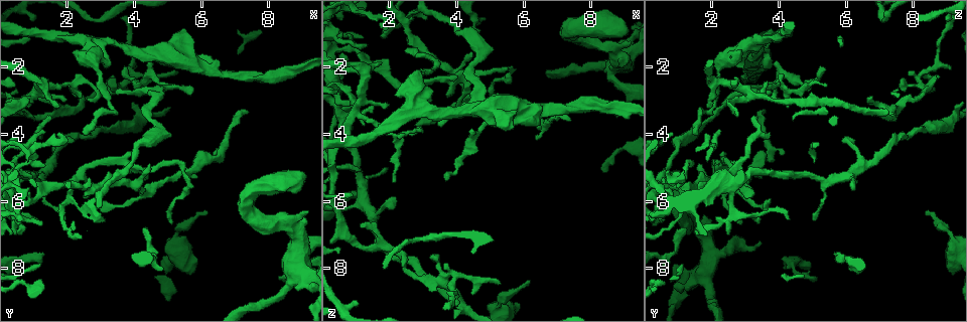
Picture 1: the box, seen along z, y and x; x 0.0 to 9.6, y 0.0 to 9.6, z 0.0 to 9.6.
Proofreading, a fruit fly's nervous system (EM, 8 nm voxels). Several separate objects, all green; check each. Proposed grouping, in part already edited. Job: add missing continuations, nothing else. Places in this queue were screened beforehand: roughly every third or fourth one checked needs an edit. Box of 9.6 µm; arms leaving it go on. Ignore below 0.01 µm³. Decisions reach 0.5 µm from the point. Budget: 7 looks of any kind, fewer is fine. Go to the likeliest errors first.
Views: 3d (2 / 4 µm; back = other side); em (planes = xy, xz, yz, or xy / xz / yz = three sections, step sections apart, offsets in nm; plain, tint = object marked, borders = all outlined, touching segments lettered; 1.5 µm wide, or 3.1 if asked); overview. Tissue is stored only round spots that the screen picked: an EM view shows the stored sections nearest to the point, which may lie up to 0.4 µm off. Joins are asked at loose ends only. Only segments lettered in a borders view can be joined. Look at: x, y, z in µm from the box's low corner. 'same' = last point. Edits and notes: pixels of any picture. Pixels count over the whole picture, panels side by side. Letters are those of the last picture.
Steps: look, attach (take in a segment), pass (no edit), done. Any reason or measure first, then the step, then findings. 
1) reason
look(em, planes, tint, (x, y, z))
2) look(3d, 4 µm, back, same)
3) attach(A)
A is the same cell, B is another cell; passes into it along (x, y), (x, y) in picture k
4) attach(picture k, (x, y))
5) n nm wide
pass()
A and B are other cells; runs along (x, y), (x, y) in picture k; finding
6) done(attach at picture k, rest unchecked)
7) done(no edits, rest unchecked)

tapers out
look(3d, 2 µm, (4.30, 6.75, 1.20))

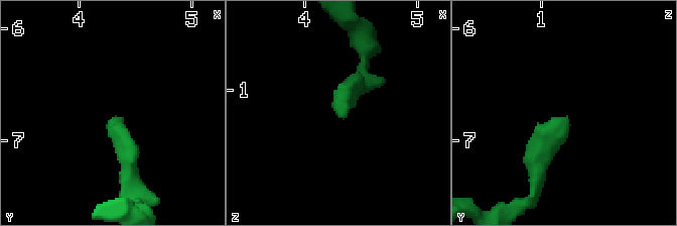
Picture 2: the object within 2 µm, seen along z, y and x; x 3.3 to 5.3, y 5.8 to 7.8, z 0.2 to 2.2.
shape alone is not enough
look(em, planes, borders, (4.30, 6.80, 1.24))

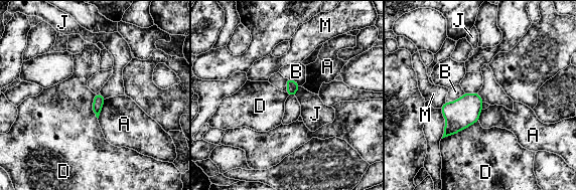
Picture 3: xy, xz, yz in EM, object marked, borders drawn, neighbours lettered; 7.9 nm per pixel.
90 nm wide
pass()
A, B, D, J and M are other cells; border along (477, 120), (442, 139) in picture 3; none of them fits

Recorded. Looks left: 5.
branch stops here
look(em, xy, step 8, tint, (2.25, 1.70, 2.80))

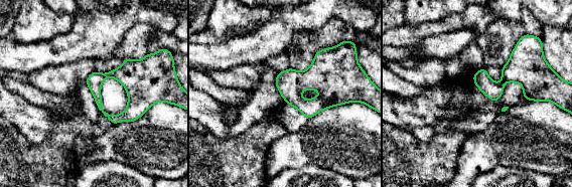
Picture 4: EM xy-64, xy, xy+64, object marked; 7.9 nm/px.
cut it another way
look(em, planes, borders, same)

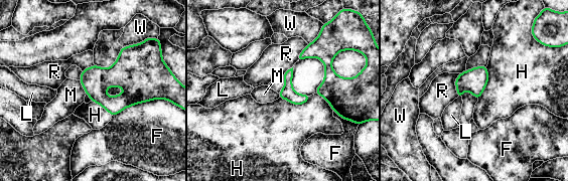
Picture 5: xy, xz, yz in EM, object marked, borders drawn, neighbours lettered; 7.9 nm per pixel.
F touches over 420 nm
pass()
F, H, L, M, R and W are other cells; no lettered segment goes on from it

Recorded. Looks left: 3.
branch stops here
look(3d, 2 µm, (5.35, 2.25, 8.50))

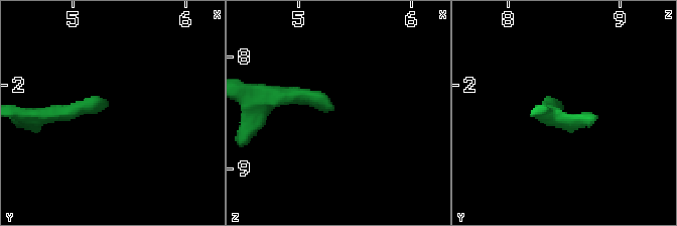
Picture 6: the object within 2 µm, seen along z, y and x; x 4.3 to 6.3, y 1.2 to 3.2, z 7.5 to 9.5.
look(em, planes, plain, (5.30, 2.16, 8.48))

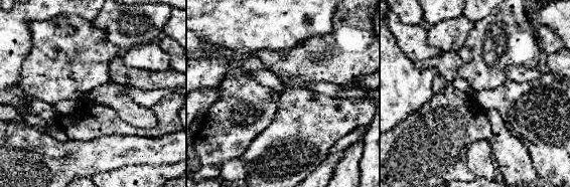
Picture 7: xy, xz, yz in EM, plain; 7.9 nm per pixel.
look(em, planes, borders, same)

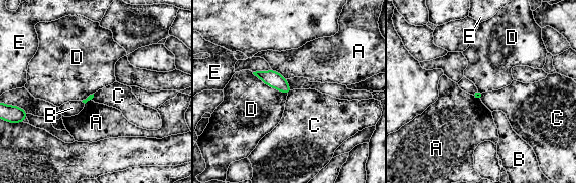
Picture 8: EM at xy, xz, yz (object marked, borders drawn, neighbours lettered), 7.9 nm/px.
pass()
A, B, C, D and E are other cells; border along (482, 93), (480, 99) in picture 8; none of them fits

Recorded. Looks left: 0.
done(no edits, rest unchecked)

